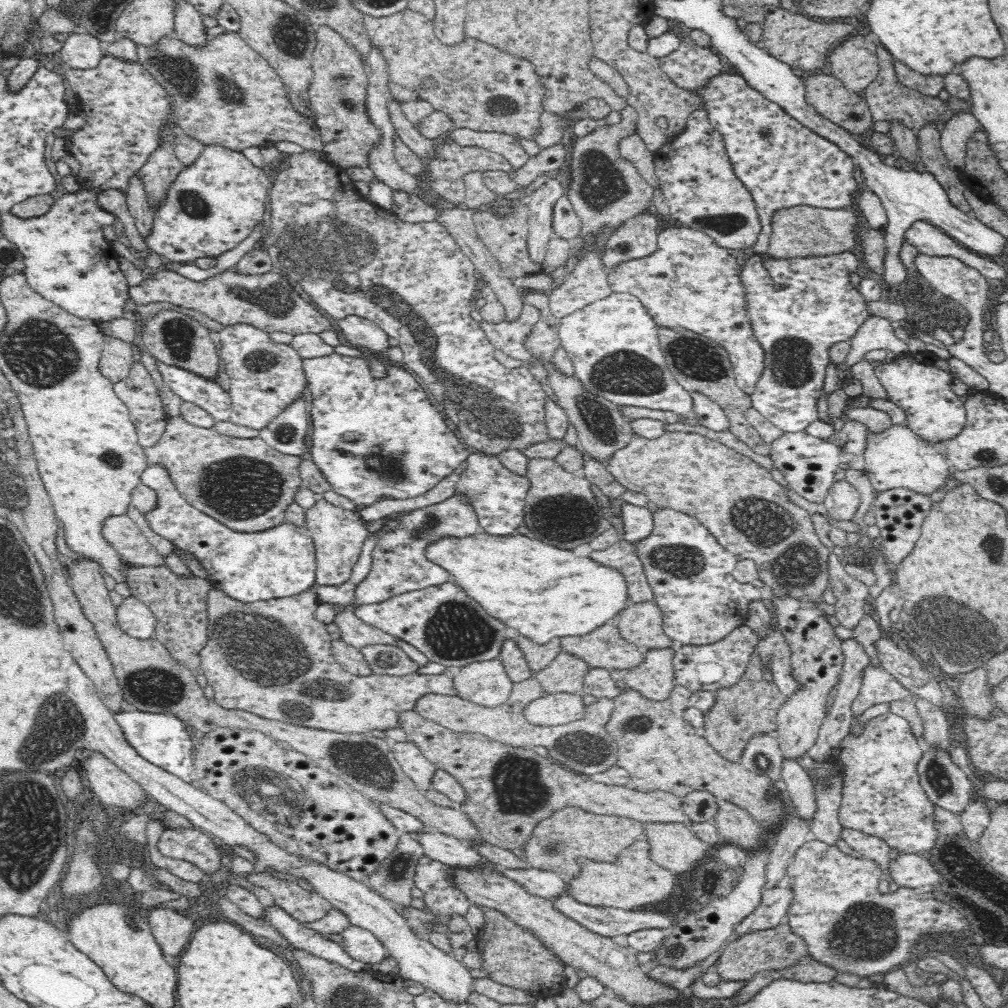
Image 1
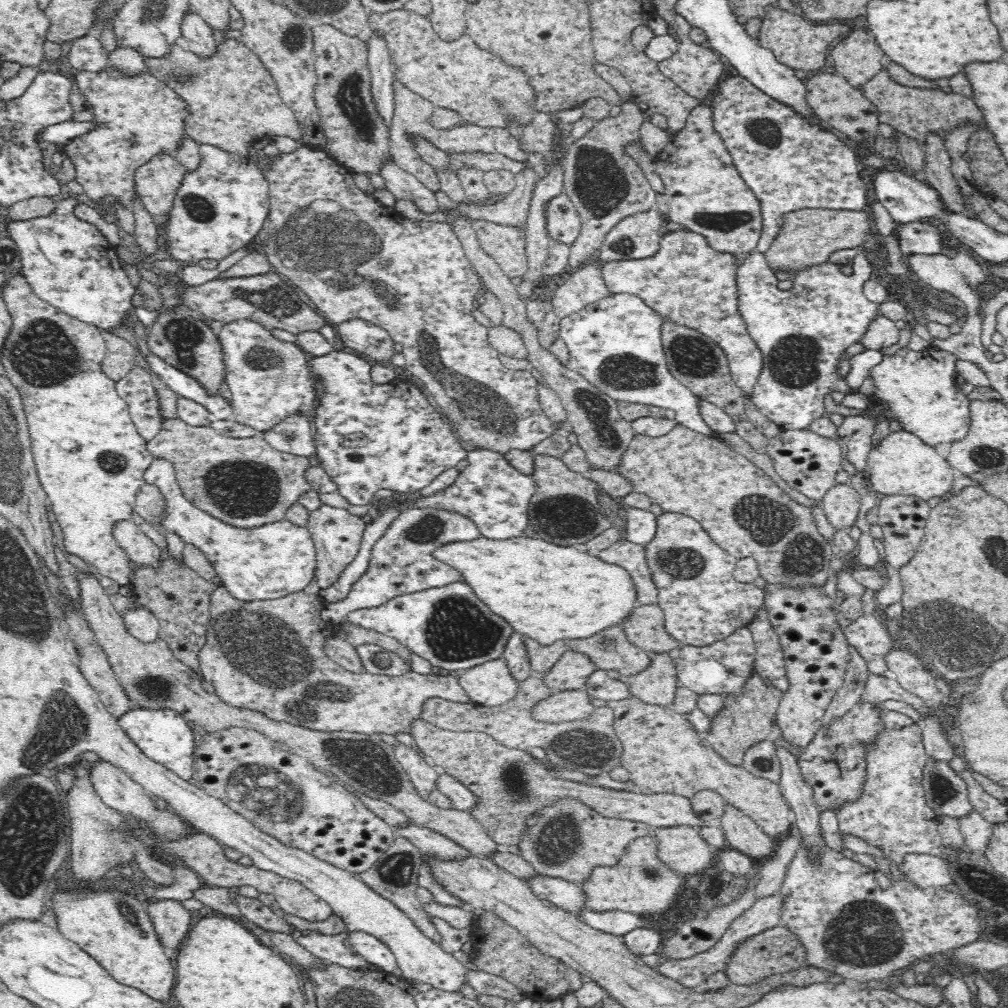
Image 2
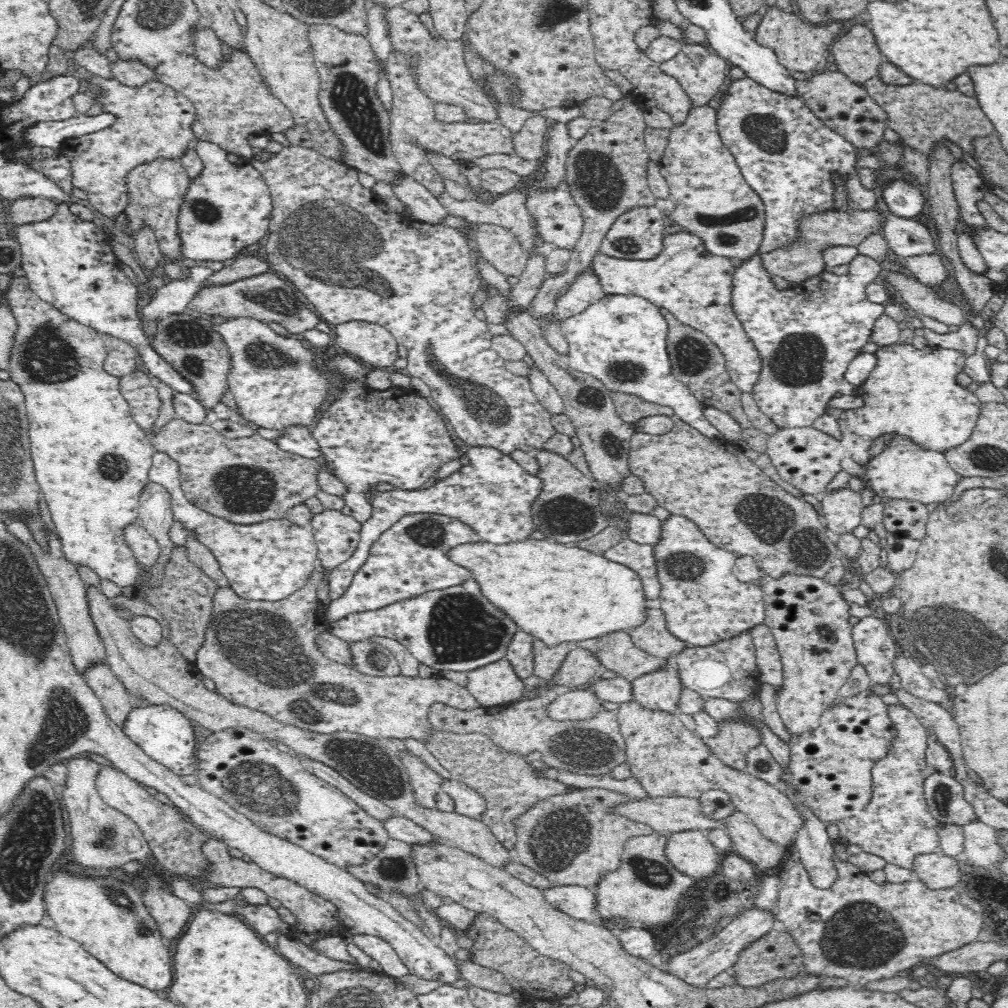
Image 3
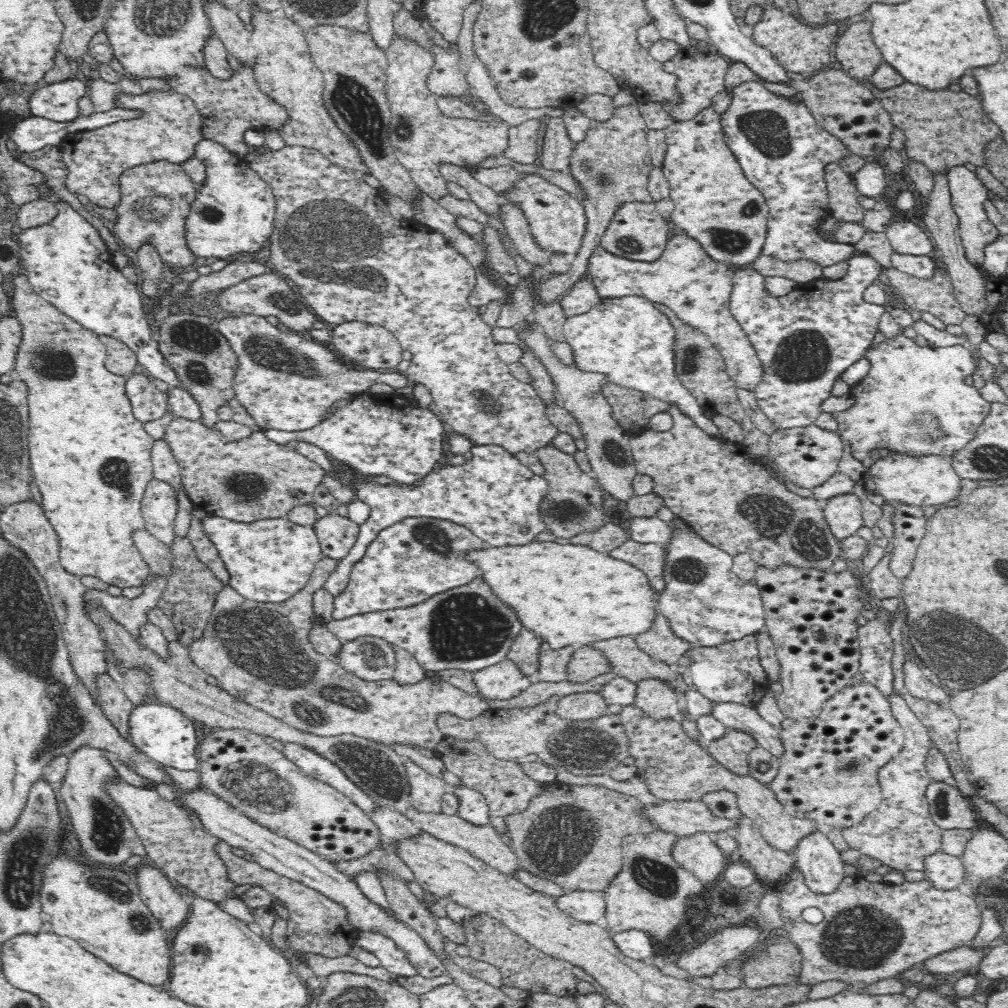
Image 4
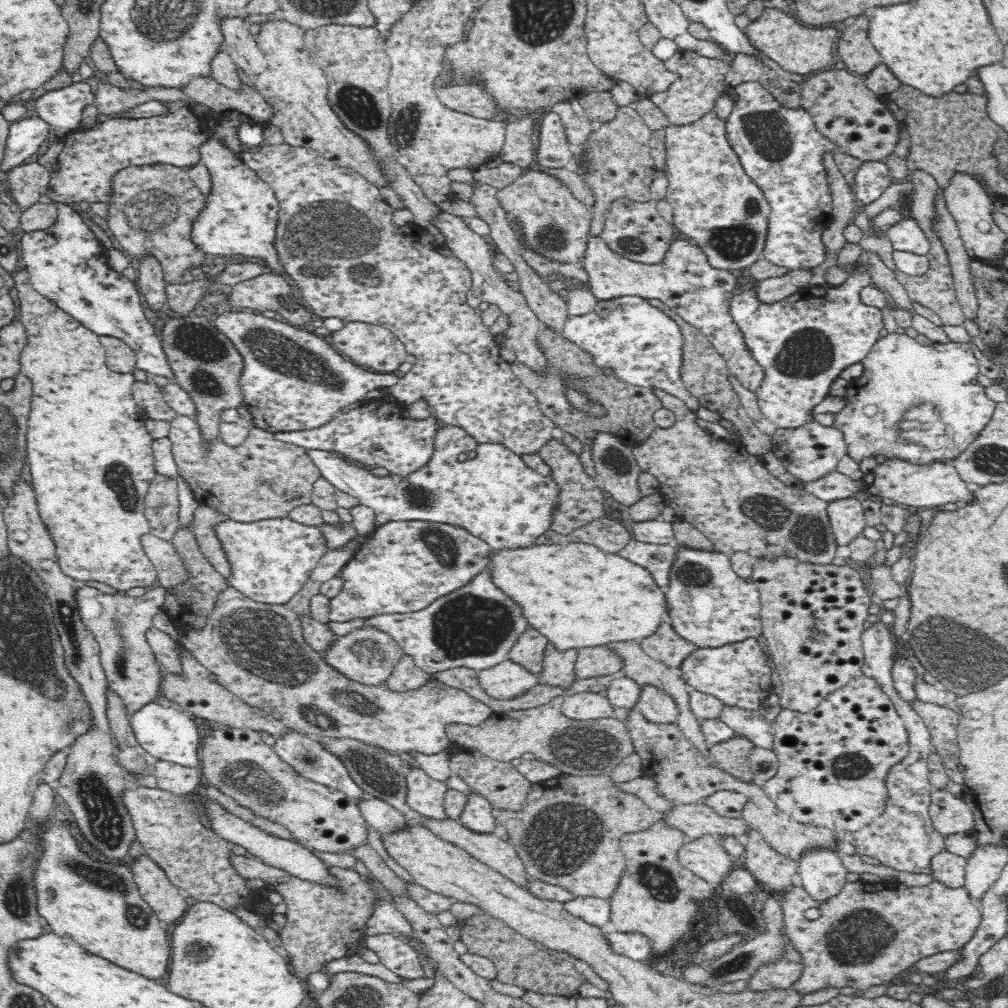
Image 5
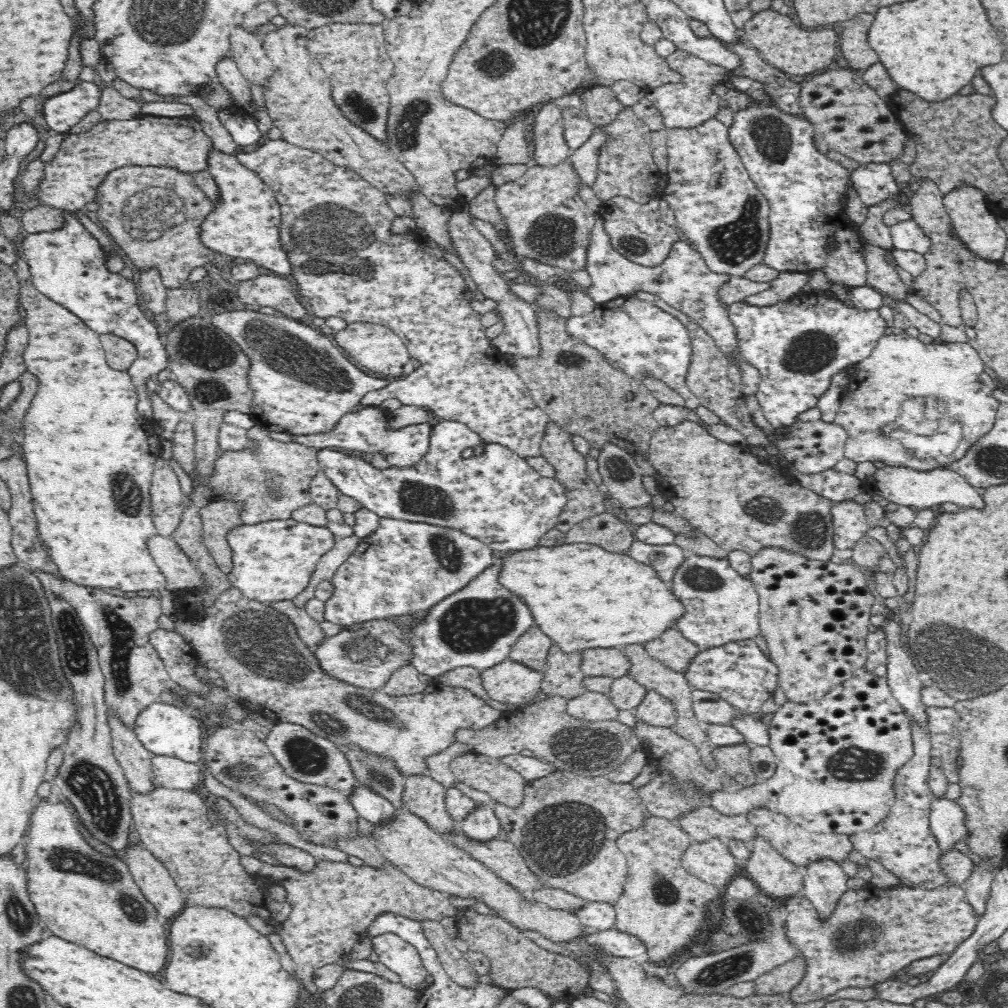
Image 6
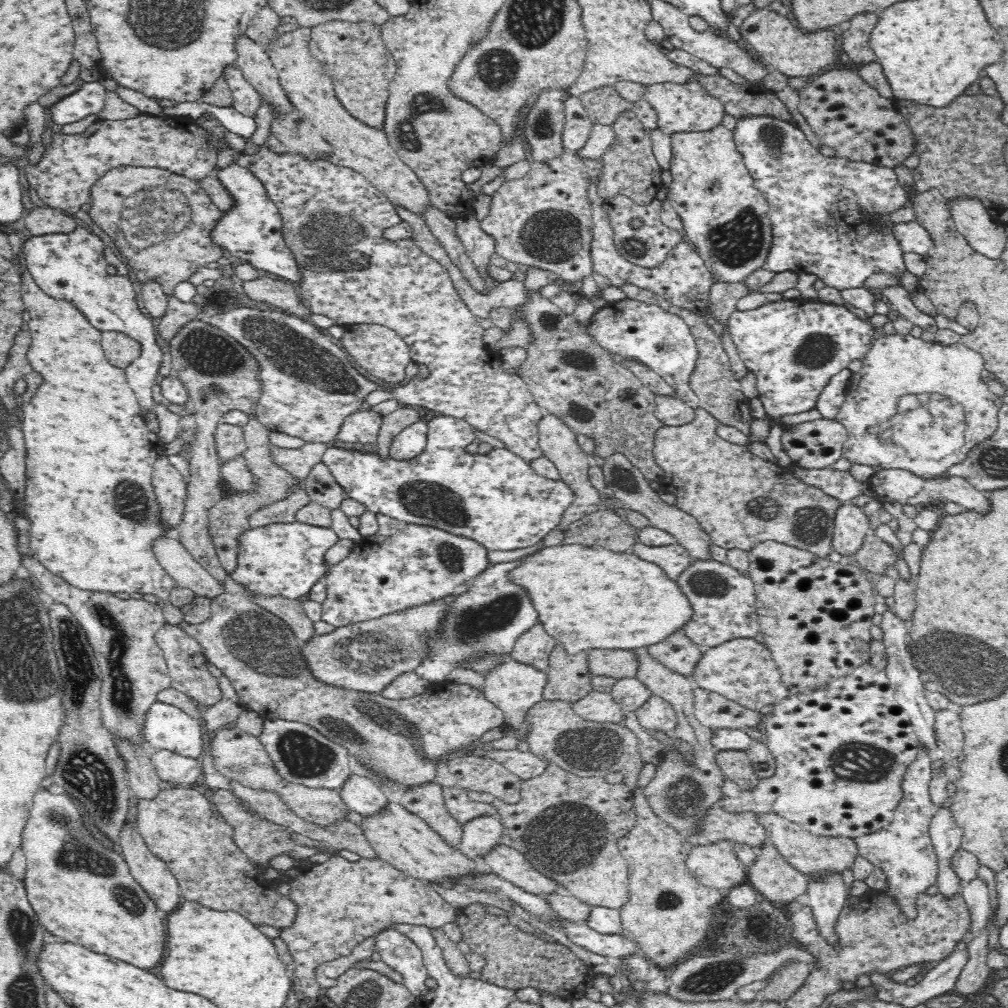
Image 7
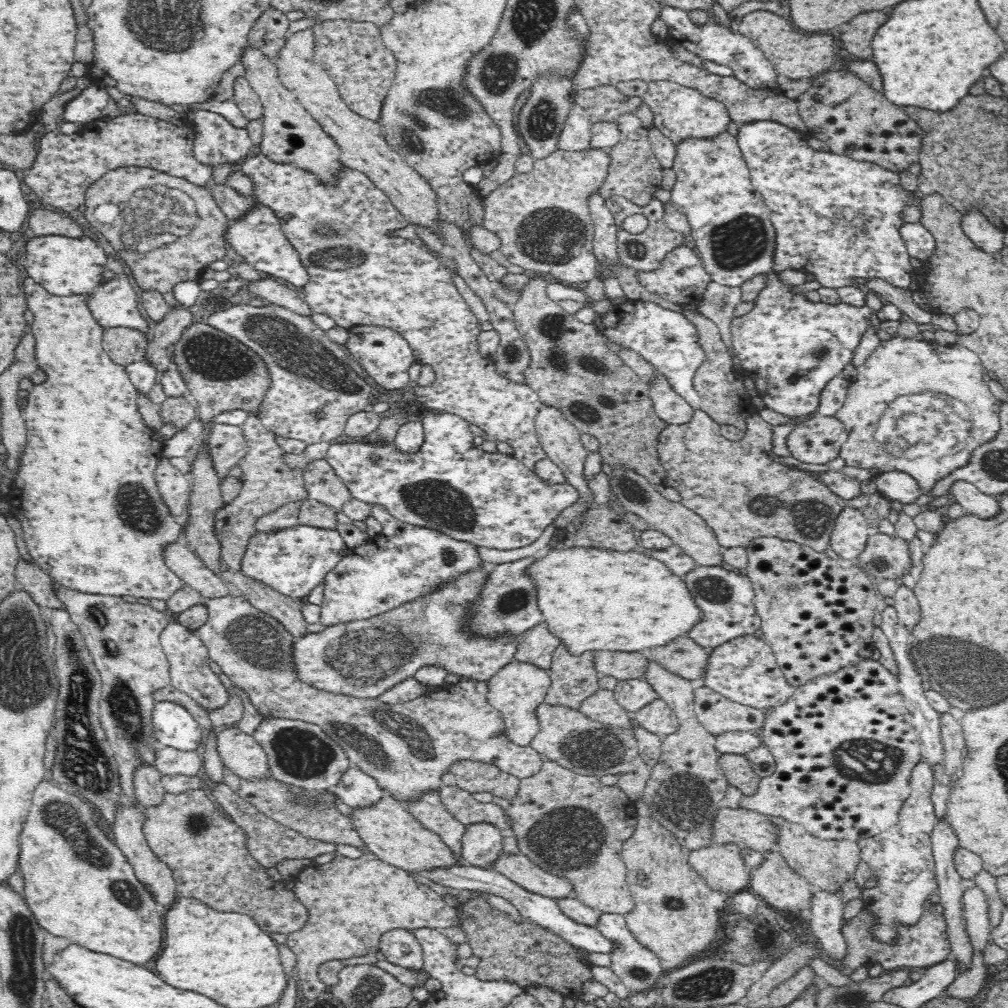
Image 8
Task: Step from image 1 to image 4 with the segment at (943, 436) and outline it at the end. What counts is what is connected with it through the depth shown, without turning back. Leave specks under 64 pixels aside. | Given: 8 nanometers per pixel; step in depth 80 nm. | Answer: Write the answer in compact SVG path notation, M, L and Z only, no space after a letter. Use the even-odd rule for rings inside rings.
M900 334L896 338L884 339L874 349L868 349L865 354L871 367L860 385L853 388L853 397L856 402L835 414L838 423L839 434L844 442L848 442L852 456L860 462L864 461L871 450L875 448L889 448L890 451L906 453L908 455L954 455L966 446L976 434L978 426L990 412L990 402L982 399L978 389L964 383L964 378L975 374L972 351L960 346L952 345L935 348L933 346L921 347L914 343L914 339L908 339ZM916 416L916 418L906 418ZM950 418L956 418L956 426L950 422ZM952 424L952 426L950 426ZM934 432L944 432L948 440L952 440L952 450L940 450L940 436L932 438ZM958 432L958 434L950 434ZM872 442L884 442L884 444L872 444Z

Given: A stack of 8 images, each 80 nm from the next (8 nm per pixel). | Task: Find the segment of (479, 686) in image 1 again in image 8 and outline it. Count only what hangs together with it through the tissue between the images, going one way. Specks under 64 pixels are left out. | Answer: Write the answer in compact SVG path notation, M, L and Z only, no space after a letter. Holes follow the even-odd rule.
M514 659L504 668L500 668L486 684L488 702L503 714L505 729L508 731L507 737L518 746L531 744L539 730L534 710L538 704L545 702L546 692L551 684L548 671Z

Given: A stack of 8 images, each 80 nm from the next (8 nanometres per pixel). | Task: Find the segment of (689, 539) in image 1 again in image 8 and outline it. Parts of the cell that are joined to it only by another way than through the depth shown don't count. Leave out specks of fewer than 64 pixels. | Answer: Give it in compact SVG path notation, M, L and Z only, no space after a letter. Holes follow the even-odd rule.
M721 565L696 566L682 580L700 609L700 622L696 622L687 633L700 646L711 650L732 639L754 635L760 629L761 620L753 603L754 588L743 572L729 571Z

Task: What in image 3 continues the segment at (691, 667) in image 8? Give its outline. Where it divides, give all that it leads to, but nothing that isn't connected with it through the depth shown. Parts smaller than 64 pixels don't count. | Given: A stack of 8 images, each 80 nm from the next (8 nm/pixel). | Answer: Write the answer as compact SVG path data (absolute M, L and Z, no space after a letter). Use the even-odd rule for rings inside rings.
M646 608L644 622L640 622L640 626L628 634L638 648L665 660L688 646L670 633L663 610L660 608Z

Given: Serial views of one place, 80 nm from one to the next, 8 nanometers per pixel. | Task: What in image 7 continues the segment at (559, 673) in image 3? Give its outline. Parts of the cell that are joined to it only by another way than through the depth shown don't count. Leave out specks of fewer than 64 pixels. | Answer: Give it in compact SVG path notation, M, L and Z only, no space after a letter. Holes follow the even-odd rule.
M588 649L585 651L585 668L592 676L636 677L638 661L629 649Z

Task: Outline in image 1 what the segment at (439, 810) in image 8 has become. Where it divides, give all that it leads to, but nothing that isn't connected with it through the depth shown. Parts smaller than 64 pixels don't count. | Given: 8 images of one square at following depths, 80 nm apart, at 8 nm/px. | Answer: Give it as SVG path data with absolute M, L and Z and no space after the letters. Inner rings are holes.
M406 740L391 744L392 752L402 770L424 794L426 790L431 788L430 780L434 776L436 766L423 755L415 742Z

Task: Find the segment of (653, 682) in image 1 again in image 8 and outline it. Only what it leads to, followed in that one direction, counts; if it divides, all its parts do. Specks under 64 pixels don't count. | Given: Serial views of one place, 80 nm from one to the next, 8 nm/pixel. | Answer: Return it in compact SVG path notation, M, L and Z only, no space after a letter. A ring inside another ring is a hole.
M660 697L637 710L633 718L640 727L658 736L676 733L679 728L677 715Z

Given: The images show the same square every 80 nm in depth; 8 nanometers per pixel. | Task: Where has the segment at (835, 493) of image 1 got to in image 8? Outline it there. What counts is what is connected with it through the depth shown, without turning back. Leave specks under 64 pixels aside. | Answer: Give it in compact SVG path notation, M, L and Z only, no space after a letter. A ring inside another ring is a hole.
M844 506L836 518L830 548L841 559L854 563L858 554L866 548L868 537L872 534L868 522L860 509Z

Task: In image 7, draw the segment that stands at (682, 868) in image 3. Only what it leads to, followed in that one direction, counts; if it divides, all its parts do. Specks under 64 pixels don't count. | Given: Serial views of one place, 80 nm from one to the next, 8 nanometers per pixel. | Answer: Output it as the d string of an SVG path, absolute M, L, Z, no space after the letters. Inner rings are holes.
M733 841L694 844L685 858L685 865L702 884L723 893L740 882L747 882L747 869L736 857Z

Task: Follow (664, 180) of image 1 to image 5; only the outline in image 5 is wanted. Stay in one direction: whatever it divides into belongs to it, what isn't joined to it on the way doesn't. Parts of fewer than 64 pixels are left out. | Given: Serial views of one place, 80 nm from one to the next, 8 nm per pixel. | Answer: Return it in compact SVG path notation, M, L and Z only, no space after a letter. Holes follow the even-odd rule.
M711 111L693 124L670 124L665 128L667 155L664 172L669 182L665 199L673 207L673 224L703 250L708 263L714 268L731 270L738 274L747 271L751 264L763 257L771 208L764 193L746 174L738 155L728 143L724 124L725 122Z

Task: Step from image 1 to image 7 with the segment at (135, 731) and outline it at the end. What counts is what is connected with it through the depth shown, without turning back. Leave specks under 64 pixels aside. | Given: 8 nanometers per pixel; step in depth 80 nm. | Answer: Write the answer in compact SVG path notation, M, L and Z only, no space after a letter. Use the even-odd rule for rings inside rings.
M156 701L146 712L144 721L139 740L143 740L150 751L170 750L180 756L197 759L206 750L203 723L172 704Z

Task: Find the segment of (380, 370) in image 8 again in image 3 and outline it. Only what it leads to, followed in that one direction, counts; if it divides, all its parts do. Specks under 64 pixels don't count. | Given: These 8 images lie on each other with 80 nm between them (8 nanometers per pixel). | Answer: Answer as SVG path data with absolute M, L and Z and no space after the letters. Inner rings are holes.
M354 320L332 328L336 334L336 344L348 354L360 356L362 363L384 369L391 367L398 358L398 343L383 326Z

